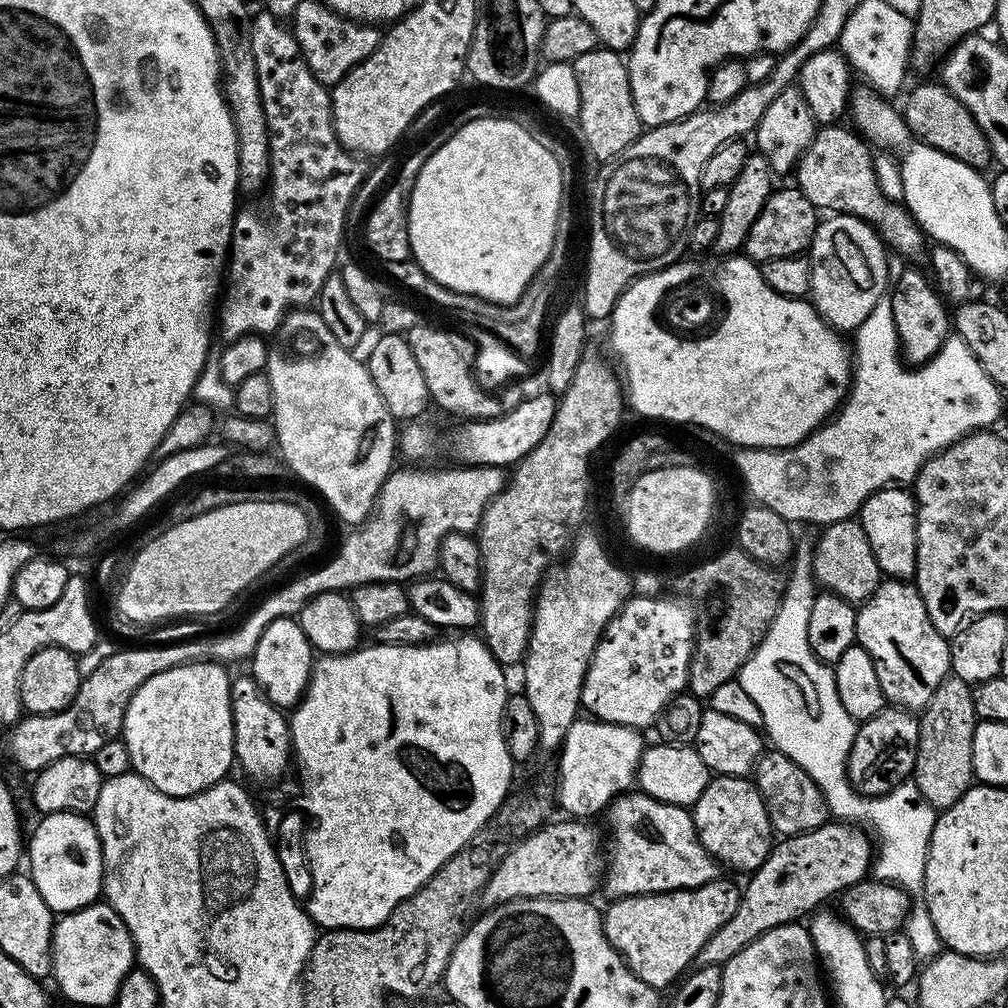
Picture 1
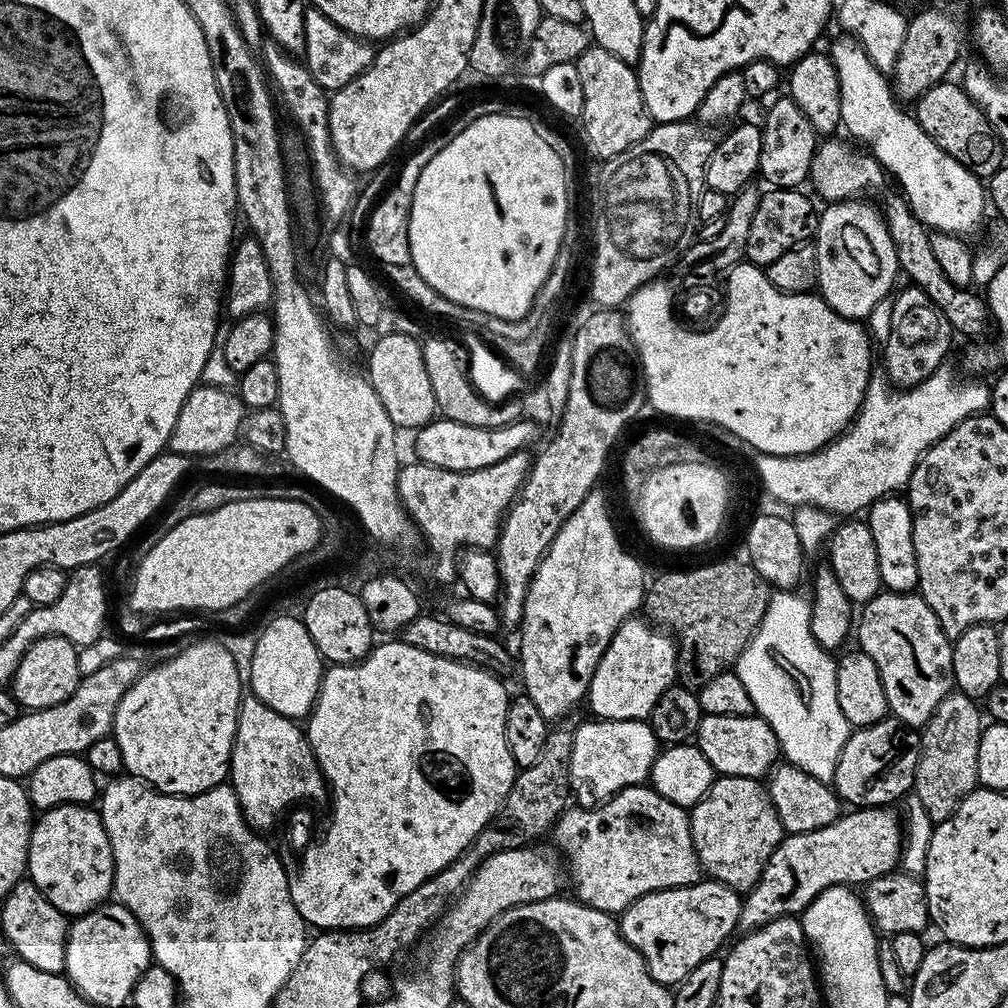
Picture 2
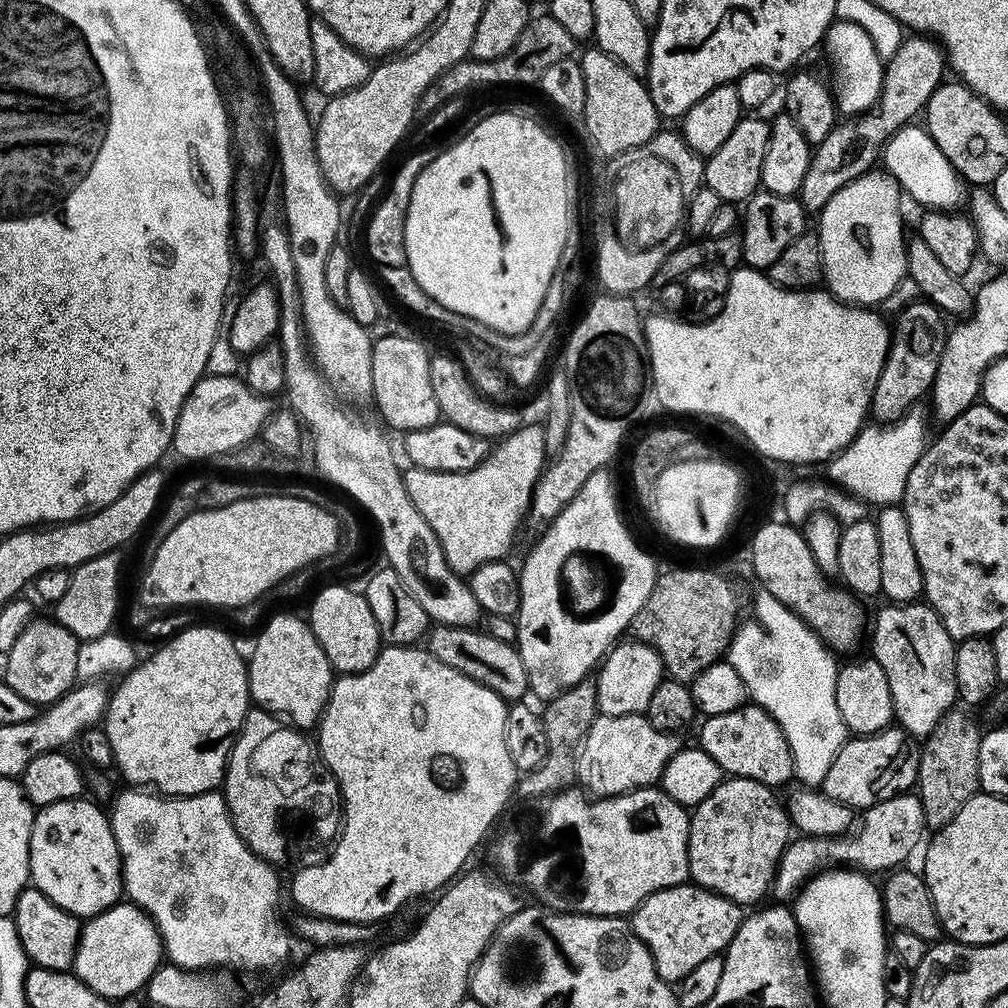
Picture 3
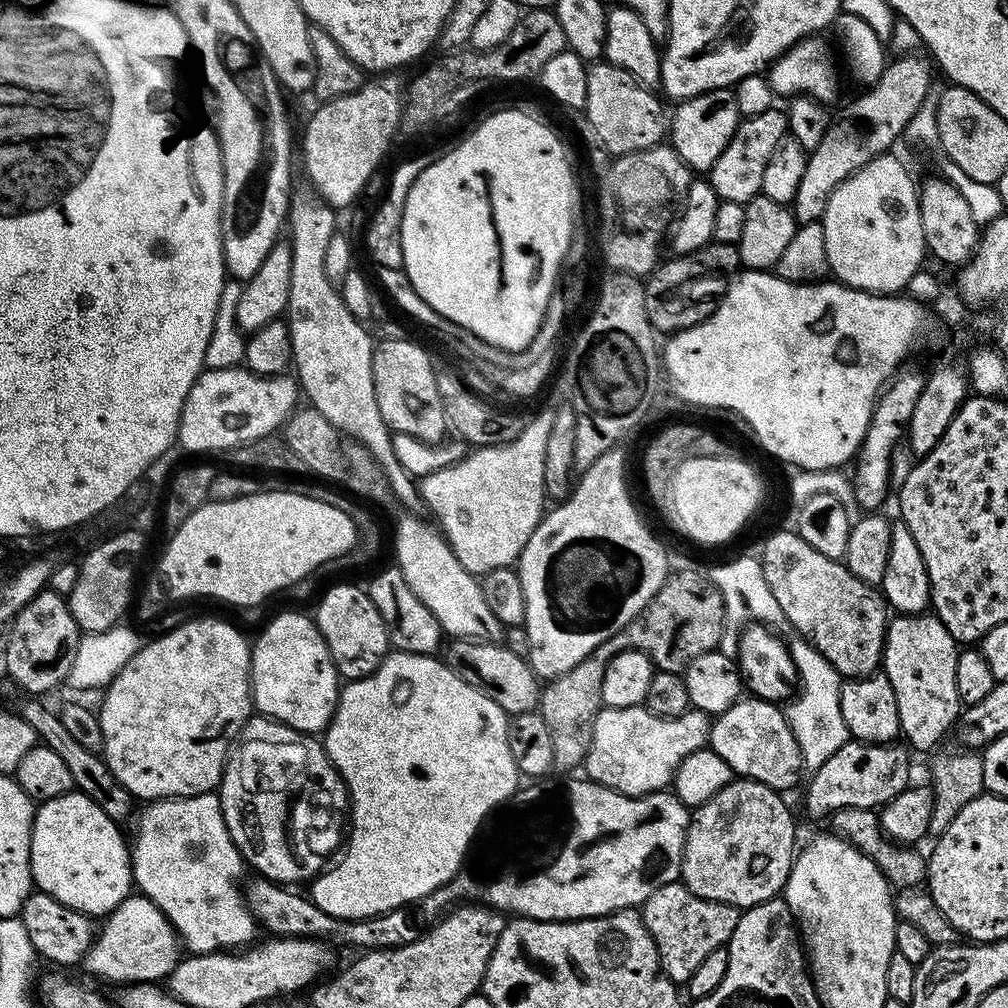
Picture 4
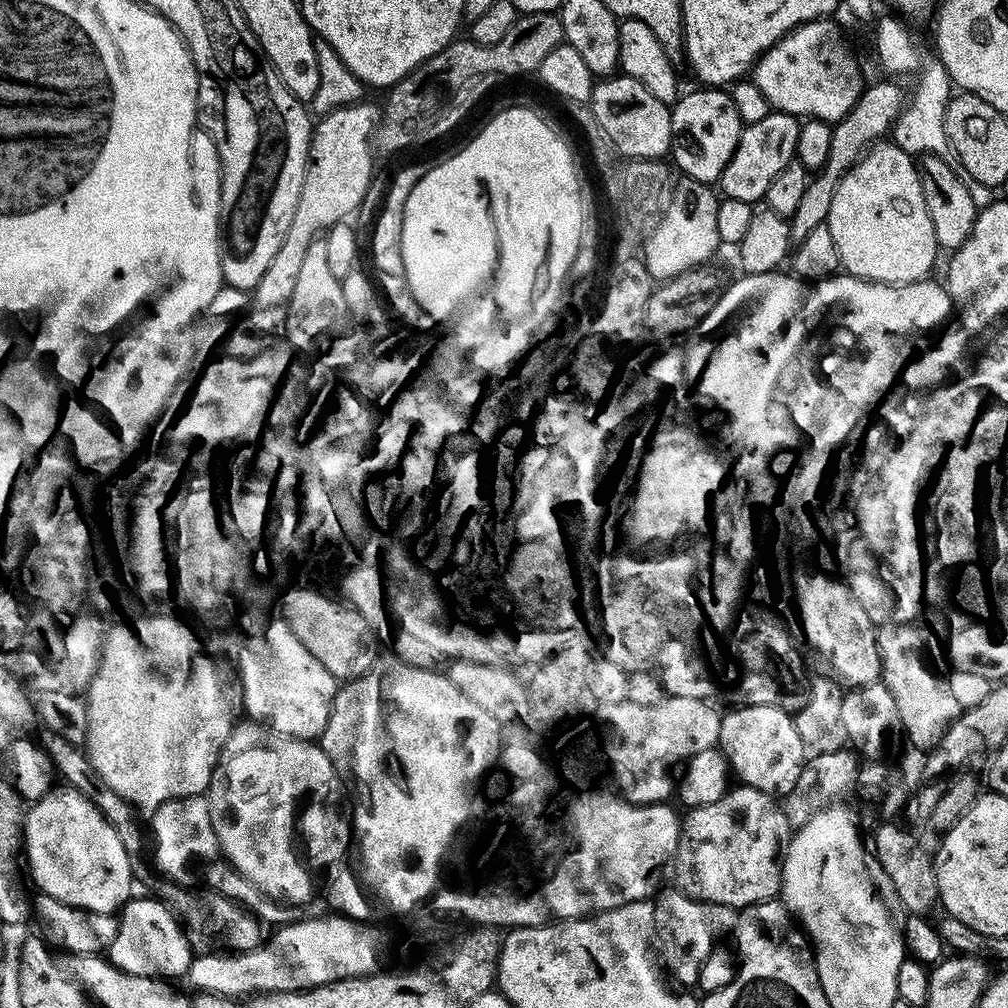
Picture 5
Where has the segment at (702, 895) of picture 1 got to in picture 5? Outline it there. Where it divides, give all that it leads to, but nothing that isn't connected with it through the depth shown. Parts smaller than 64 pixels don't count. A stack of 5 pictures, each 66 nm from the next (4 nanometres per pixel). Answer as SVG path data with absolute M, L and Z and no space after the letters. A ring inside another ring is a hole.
M675 886L668 887L665 887L654 900L654 940L667 975L673 981L676 979L680 984L692 986L702 970L702 962L710 958L710 950L717 948L723 941L720 939L735 929L738 912L730 906L690 898Z

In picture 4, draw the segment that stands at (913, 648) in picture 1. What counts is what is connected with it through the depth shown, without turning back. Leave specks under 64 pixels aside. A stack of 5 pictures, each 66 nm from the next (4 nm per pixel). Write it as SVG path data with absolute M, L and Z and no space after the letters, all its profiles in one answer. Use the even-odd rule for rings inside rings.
M896 614L888 621L882 671L890 678L890 686L894 686L894 694L898 698L898 718L903 739L920 752L931 753L931 748L951 728L953 731L962 711L958 682L954 682L954 666L958 666L957 651L956 640L935 614Z

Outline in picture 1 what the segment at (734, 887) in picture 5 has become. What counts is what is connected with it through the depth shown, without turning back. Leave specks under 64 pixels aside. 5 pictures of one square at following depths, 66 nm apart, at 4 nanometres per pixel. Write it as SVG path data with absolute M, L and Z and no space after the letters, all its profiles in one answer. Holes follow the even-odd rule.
M713 775L690 811L702 846L725 869L737 868L751 874L766 862L774 845L772 823L766 814L762 794L748 776Z

